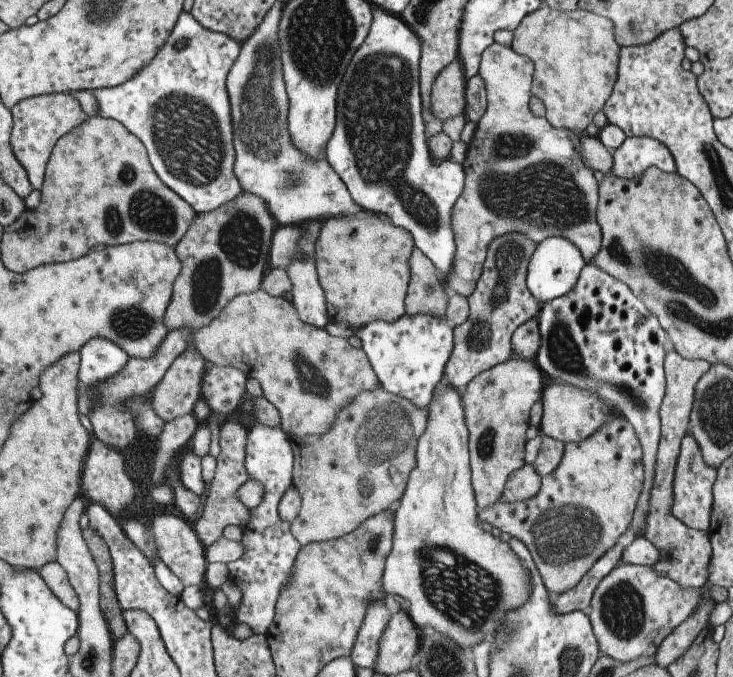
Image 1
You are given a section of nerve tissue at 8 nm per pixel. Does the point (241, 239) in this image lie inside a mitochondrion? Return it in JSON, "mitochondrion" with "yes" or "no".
{"mitochondrion":"yes"}

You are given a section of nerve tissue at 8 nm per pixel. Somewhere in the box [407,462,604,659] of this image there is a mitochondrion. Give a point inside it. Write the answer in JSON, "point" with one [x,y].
{"point":[461,591]}

